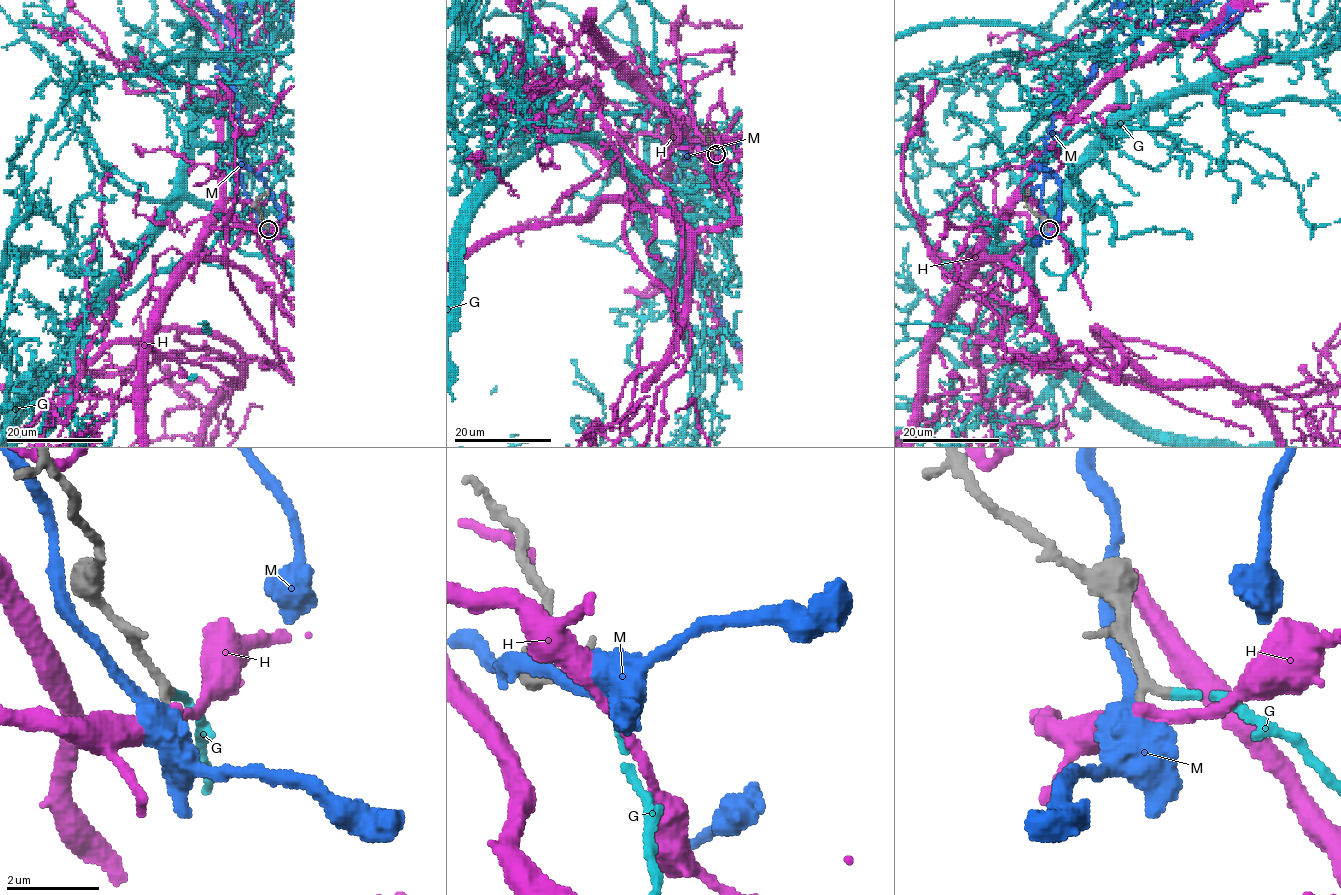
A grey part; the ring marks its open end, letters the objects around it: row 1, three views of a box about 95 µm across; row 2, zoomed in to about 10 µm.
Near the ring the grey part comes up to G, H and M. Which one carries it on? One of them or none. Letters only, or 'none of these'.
G

